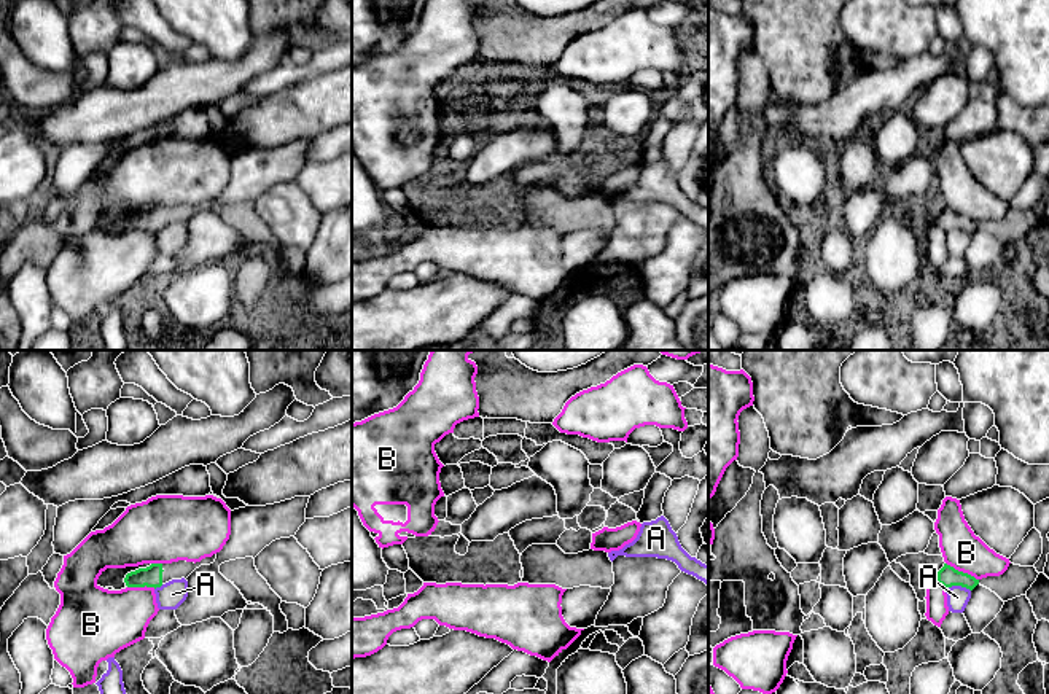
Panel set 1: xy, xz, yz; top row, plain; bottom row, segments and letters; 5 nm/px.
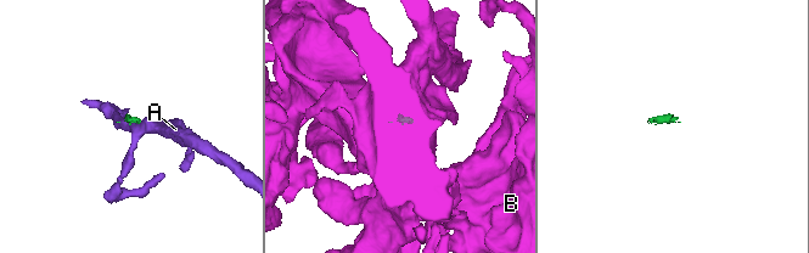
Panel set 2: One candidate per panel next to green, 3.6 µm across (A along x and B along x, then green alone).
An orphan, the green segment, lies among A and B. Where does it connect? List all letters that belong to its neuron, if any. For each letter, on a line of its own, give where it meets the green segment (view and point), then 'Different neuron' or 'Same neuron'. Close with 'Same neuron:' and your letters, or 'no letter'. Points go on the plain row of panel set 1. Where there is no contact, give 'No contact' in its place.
A: Touches green at yz (959, 228). Different neuron
B: Touches green at yz (962, 215). Different neuron
Same neuron: no letter

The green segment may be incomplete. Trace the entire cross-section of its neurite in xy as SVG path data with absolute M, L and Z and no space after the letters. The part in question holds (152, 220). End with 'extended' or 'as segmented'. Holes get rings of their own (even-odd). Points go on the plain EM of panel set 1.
M216 197L205 201L201 205L178 204L172 207L151 207L146 212L138 212L126 218L124 226L127 231L161 231L172 223L188 221L201 209L210 209Z; extended

